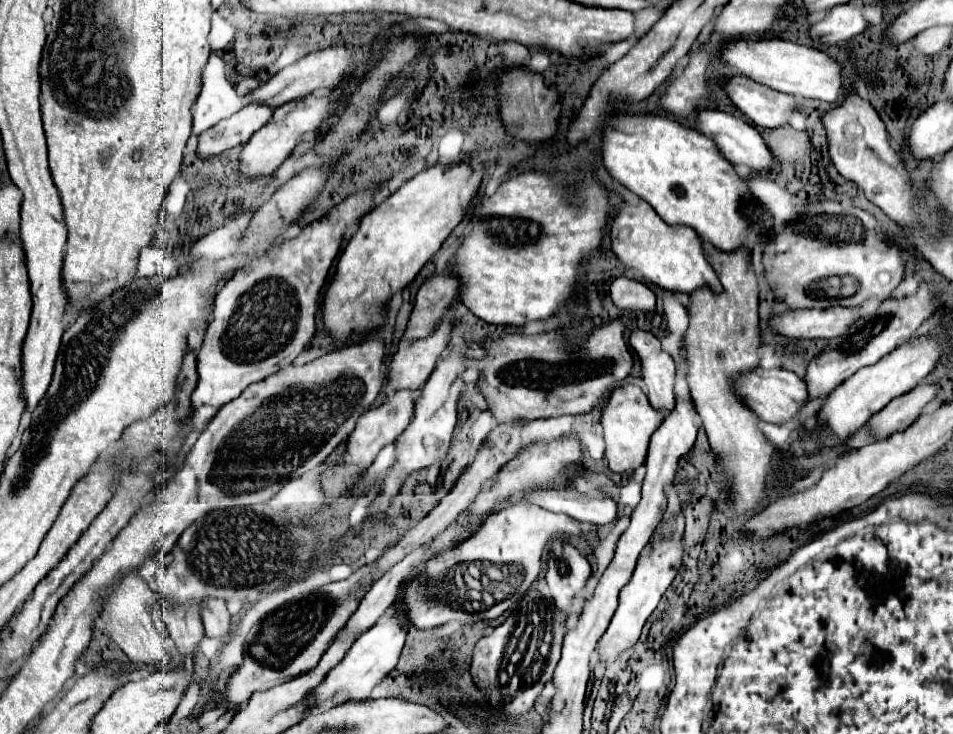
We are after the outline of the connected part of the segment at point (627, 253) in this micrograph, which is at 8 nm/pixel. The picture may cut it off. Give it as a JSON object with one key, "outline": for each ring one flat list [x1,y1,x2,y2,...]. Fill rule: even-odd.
{"outline":[[625,199,619,207,611,227,611,249,625,267,635,269,645,281,661,289,687,295,703,287,709,287,713,293,723,291,715,269,703,253,703,241,699,235,691,227,667,225,643,199,633,203,631,199]]}

